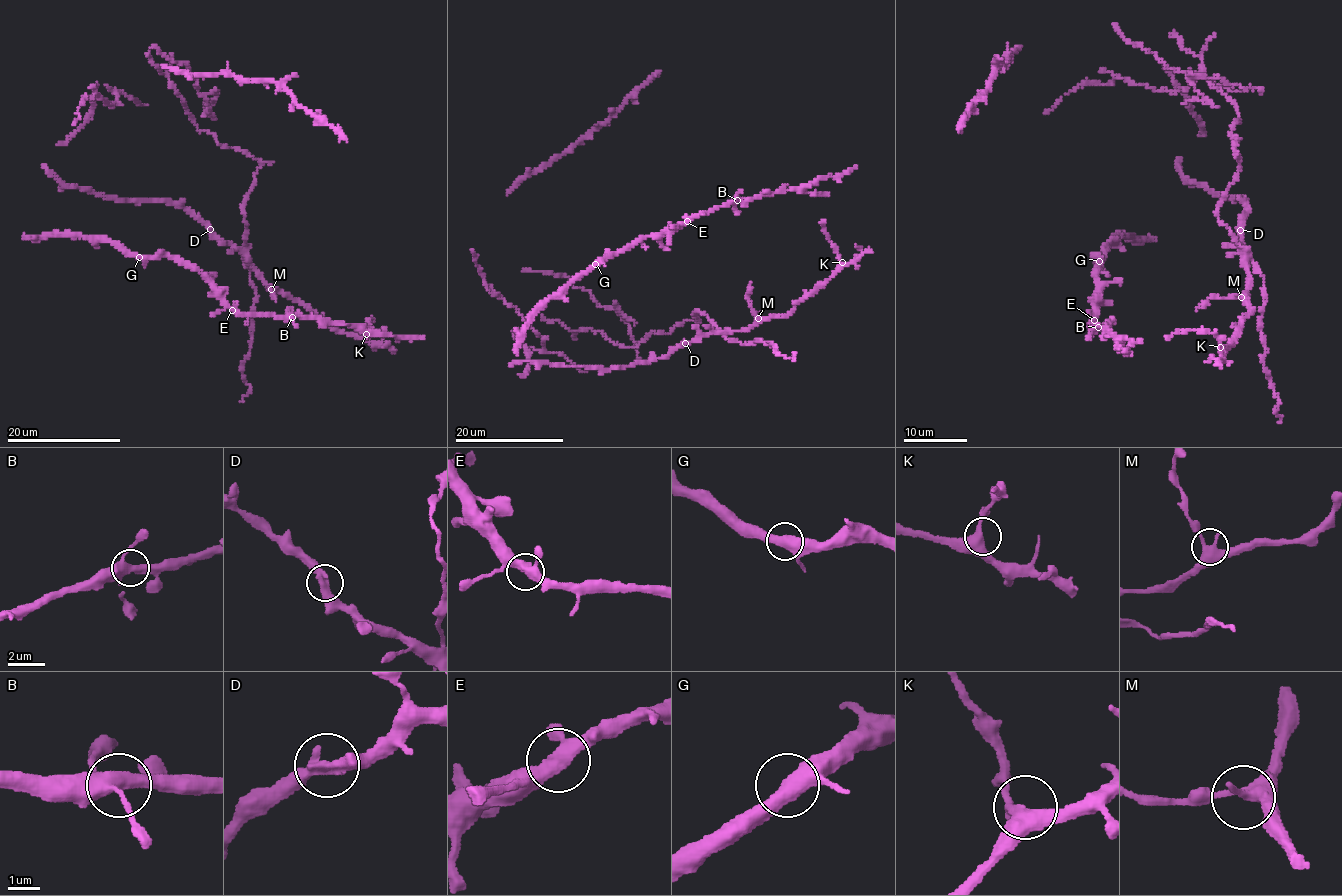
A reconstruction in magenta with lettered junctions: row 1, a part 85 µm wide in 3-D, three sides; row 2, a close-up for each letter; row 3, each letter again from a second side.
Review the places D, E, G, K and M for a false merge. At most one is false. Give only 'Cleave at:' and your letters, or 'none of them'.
Cleave at: none of them

